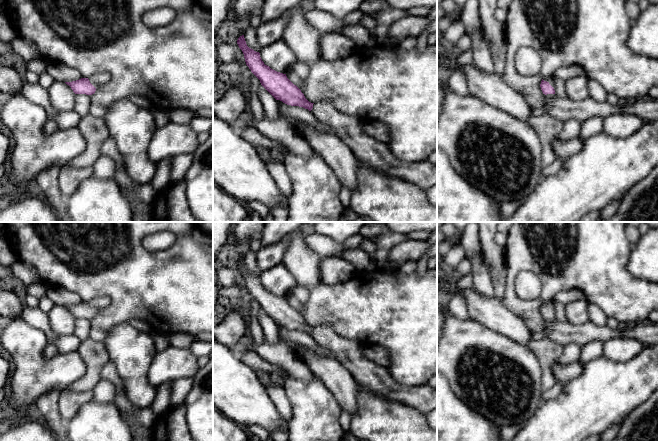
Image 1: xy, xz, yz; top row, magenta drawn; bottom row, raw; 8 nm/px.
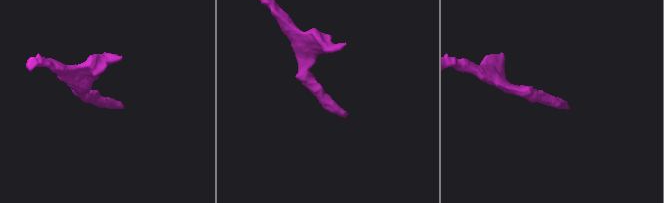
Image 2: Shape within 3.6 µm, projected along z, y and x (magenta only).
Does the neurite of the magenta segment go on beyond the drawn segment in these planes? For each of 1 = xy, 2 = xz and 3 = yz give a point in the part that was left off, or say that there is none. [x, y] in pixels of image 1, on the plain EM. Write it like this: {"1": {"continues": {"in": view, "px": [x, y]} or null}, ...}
{"1": {"continues": {"in": "xy", "px": [98, 303]}}, "2": {"continues": {"in": "xz", "px": [376, 378]}}, "3": {"continues": {"in": "yz", "px": [549, 303]}}}

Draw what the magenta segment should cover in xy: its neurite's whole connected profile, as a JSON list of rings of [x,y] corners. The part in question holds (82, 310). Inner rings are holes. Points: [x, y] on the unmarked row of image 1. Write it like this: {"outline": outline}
{"outline": [[[101,295],[93,298],[89,302],[81,302],[72,306],[65,306],[71,311],[75,318],[86,318],[91,320],[96,313],[105,309],[111,303],[111,298],[107,295]]]}

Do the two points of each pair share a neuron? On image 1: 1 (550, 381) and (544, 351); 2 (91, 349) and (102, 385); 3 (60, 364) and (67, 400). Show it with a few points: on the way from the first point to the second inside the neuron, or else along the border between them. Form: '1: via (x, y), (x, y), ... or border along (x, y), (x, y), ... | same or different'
1: via (547, 374), (547, 358) | same
2: border along (101, 378), (91, 390) | different
3: border along (66, 387), (61, 391) | different

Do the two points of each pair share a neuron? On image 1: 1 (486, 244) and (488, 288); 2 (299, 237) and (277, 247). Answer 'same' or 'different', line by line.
1: different
2: different

